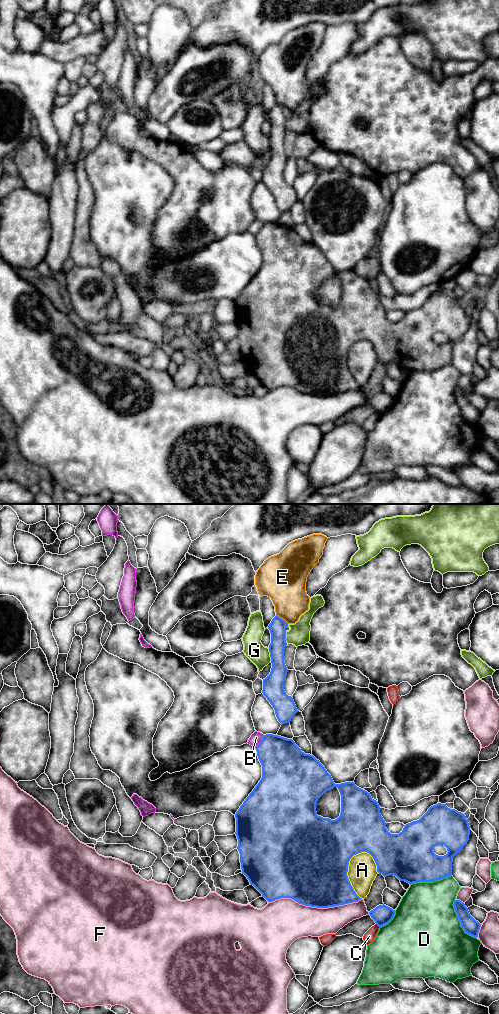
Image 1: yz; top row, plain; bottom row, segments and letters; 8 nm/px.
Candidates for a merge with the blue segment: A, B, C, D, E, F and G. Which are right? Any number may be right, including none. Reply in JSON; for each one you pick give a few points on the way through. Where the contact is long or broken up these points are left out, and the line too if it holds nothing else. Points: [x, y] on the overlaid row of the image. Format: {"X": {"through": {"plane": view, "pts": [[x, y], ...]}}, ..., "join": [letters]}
{"join": []}

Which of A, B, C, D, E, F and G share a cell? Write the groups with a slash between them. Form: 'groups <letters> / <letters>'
groups A / B / C / D / E / F / G

